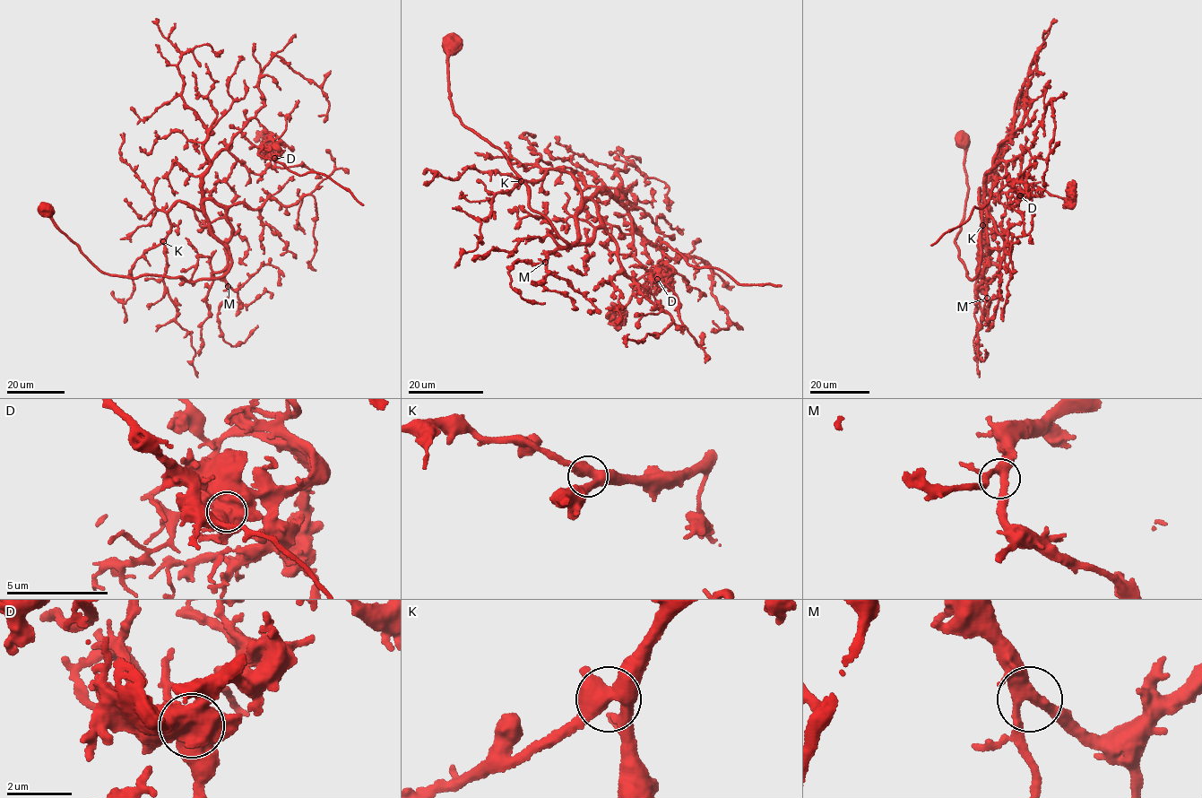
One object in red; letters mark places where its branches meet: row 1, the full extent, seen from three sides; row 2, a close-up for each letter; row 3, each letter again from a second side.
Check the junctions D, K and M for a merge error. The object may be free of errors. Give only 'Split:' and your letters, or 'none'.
Split: D

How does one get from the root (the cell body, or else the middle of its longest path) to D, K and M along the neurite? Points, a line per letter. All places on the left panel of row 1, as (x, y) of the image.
D: (47, 212), (109, 274), (220, 277), (231, 261), (205, 211), (206, 169), (222, 151), (257, 174), (273, 158)
K: (47, 212), (109, 274), (194, 281), (230, 265), (206, 214), (181, 201), (168, 213), (163, 241)
M: (47, 212), (104, 272), (194, 281), (220, 277), (230, 264), (211, 230), (210, 200), (231, 229), (228, 286)

